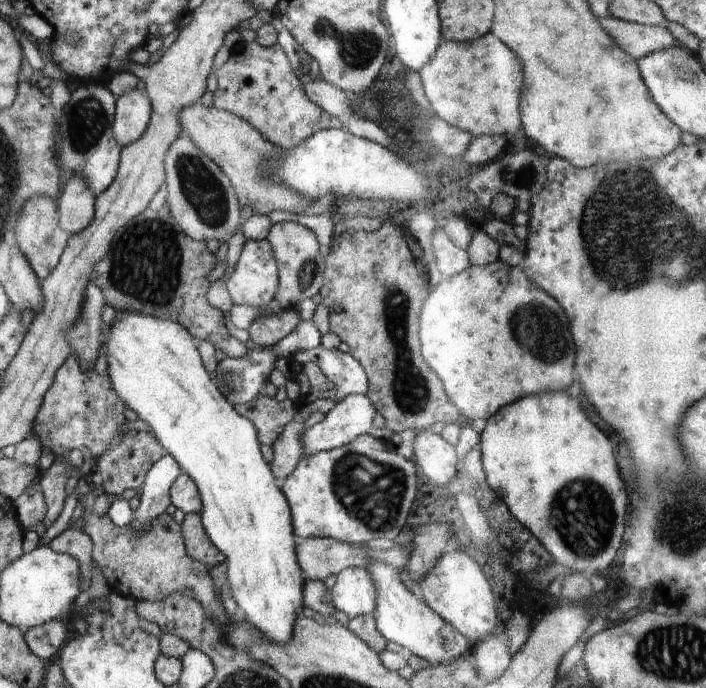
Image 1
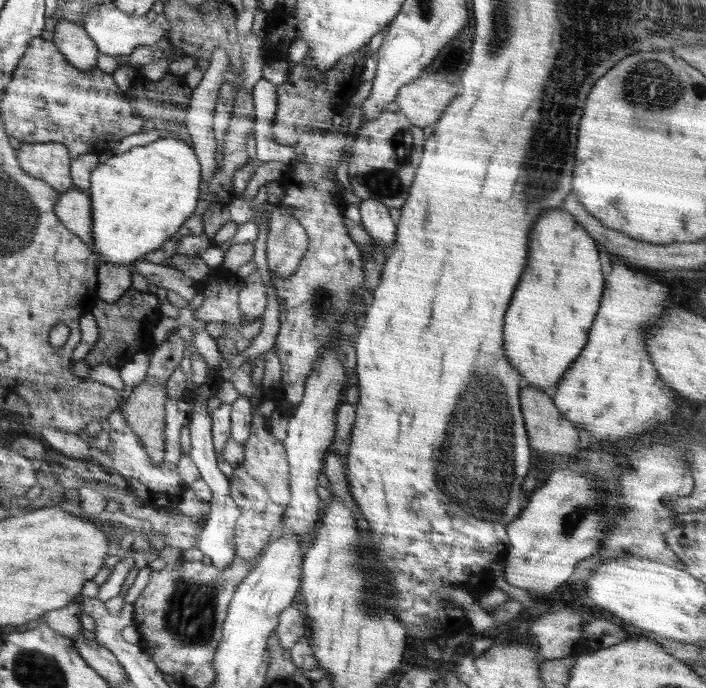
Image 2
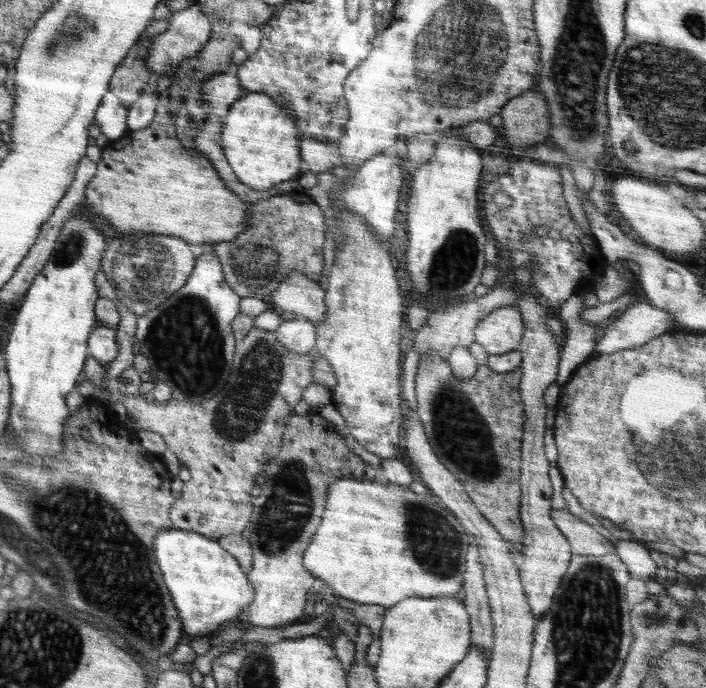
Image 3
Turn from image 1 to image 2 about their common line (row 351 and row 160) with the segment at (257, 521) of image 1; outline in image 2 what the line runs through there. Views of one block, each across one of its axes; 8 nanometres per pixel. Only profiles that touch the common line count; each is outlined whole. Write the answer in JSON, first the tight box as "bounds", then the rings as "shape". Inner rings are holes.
{"bounds":[86,137,201,267],"shape":[[[160,137],[156,142],[146,144],[146,146],[136,146],[121,154],[104,156],[103,161],[95,169],[92,169],[92,173],[90,173],[90,186],[86,190],[86,193],[90,196],[90,202],[92,202],[92,236],[94,236],[94,248],[96,248],[97,255],[100,256],[102,262],[112,262],[112,264],[132,267],[134,262],[138,261],[138,258],[148,257],[154,250],[158,250],[194,212],[198,196],[200,196],[198,186],[200,186],[201,180],[201,166],[194,149],[175,137]]]}

